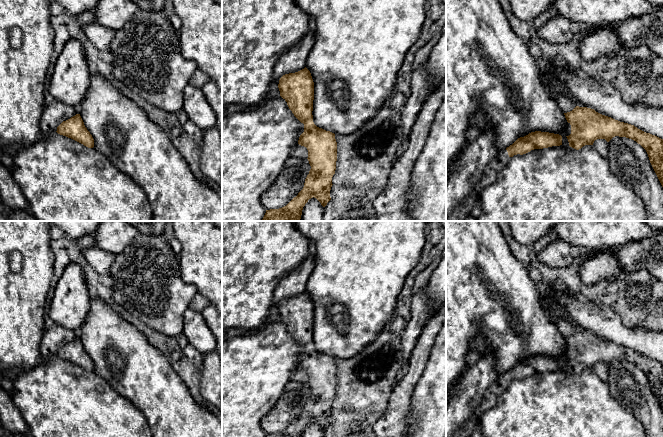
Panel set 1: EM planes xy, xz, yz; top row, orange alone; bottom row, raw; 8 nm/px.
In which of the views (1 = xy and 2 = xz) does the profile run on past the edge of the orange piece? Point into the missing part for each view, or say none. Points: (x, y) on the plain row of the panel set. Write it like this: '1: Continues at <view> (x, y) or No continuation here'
1: No continuation here
2: No continuation here

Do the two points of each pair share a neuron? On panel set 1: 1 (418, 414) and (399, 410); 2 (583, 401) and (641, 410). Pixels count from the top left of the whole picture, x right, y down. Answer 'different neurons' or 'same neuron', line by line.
1: different neurons
2: different neurons

